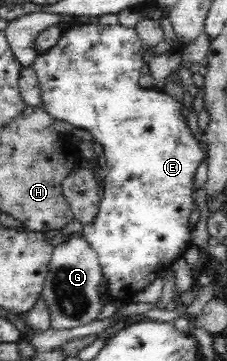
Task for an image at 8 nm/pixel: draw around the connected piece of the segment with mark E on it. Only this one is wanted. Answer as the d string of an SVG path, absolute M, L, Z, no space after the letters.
M99 22L84 23L68 26L68 28L63 26L58 41L46 53L39 54L31 66L42 92L43 109L54 119L60 119L60 121L66 121L66 123L70 123L74 127L90 131L93 139L96 139L100 145L103 145L103 154L107 163L106 168L109 170L106 176L104 195L100 199L99 211L95 221L84 226L81 232L85 235L86 242L90 244L92 250L98 255L100 267L102 268L102 279L104 278L107 281L105 294L108 294L110 300L129 301L139 291L150 285L162 272L170 268L170 265L176 259L183 257L184 253L190 248L194 228L194 226L190 227L190 214L195 206L192 199L194 173L196 173L196 167L206 157L206 147L200 145L192 137L188 125L180 117L180 102L174 100L172 96L166 95L163 91L150 91L150 89L142 89L142 87L138 86L138 79L141 76L140 69L147 61L148 56L149 51L143 45L135 27L126 27L119 23L114 25L105 25Z

